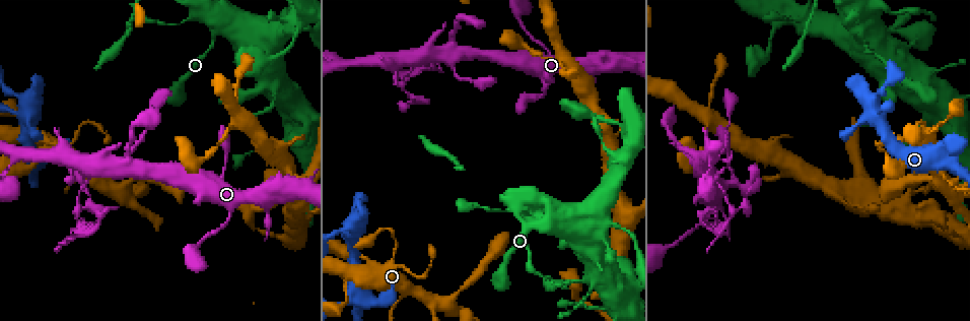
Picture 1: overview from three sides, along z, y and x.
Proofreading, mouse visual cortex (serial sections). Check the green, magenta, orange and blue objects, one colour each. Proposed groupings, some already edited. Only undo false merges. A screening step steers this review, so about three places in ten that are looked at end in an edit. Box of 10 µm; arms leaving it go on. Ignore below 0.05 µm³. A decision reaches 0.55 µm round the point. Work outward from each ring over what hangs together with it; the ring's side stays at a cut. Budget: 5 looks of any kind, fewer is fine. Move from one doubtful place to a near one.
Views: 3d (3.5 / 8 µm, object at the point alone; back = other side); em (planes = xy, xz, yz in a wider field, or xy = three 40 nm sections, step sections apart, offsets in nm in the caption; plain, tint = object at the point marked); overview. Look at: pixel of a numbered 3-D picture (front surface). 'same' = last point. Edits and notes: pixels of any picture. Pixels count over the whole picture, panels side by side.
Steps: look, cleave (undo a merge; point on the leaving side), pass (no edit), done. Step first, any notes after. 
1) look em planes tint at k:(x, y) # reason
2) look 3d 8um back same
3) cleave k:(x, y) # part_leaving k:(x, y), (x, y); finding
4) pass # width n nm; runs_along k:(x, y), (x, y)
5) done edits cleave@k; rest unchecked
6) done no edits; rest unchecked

look 3d 3.5um back at 1:(540, 97)

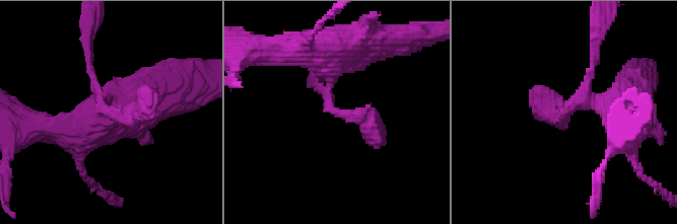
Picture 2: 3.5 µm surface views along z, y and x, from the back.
look em xy step 3 tint at 2:(562, 113)

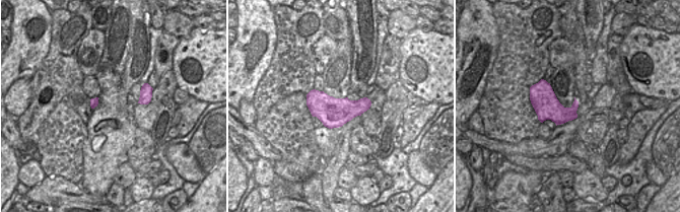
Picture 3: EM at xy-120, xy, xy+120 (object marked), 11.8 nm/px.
pass # runs_along 2:(333, 51), (327, 105), (367, 121), (374, 145); all the same cell

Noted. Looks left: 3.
look em xy step 1 tint at 1:(353, 224) # sudden change in width

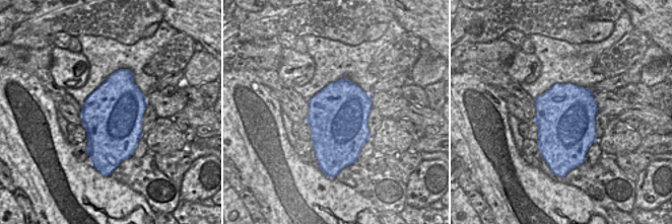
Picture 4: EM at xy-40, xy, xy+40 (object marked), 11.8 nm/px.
look 3d 3.5um same # wider look

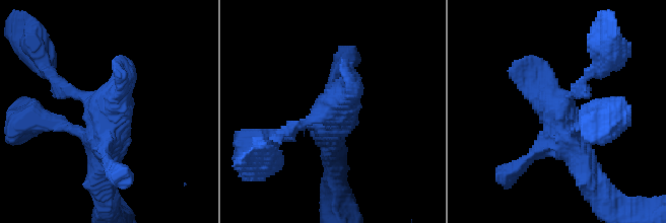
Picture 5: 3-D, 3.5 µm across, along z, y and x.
pass # continuous, no second cell

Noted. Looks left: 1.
done no edits; rest unchecked

